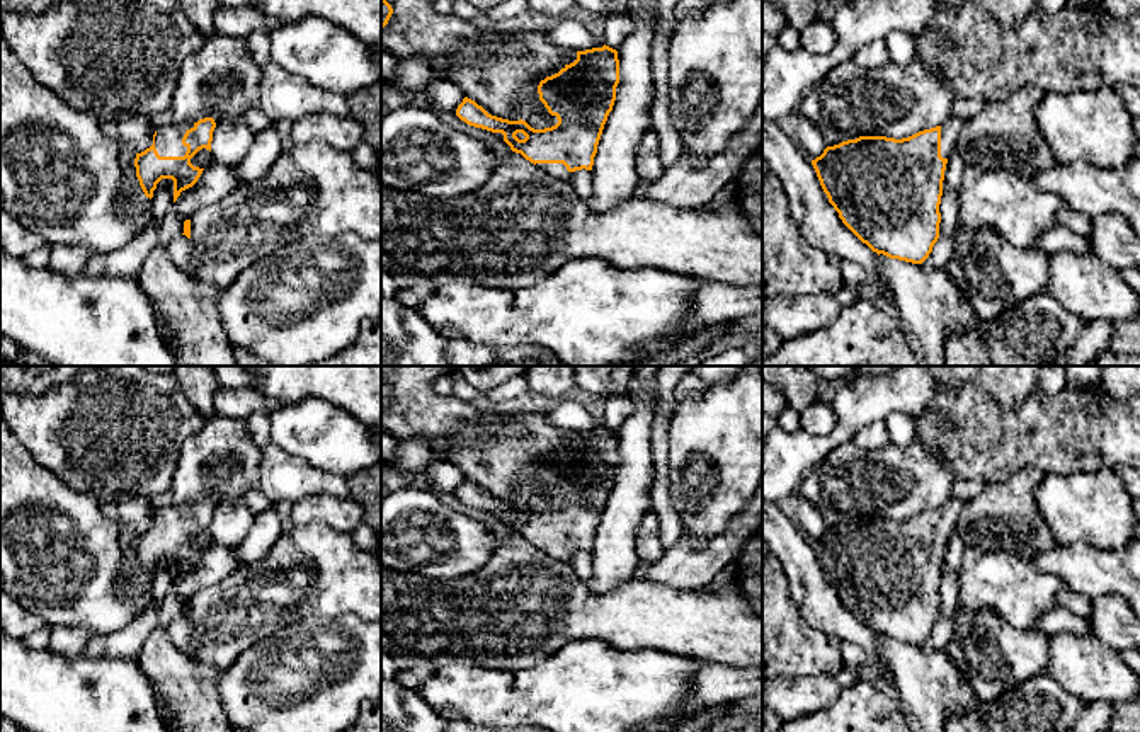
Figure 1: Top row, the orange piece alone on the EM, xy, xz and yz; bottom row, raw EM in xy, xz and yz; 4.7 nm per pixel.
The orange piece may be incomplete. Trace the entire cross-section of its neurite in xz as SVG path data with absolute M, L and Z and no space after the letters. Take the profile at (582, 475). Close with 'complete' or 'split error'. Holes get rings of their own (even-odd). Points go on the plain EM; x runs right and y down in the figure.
M604 426L577 432L573 444L539 463L539 482L558 500L551 509L534 511L522 500L492 497L468 478L458 487L456 497L470 507L502 514L512 533L568 563L575 552L592 552L618 465L618 432Z; split error

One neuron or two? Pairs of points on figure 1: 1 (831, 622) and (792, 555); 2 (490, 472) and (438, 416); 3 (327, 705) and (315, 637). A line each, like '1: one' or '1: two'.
1: one
2: one
3: one

